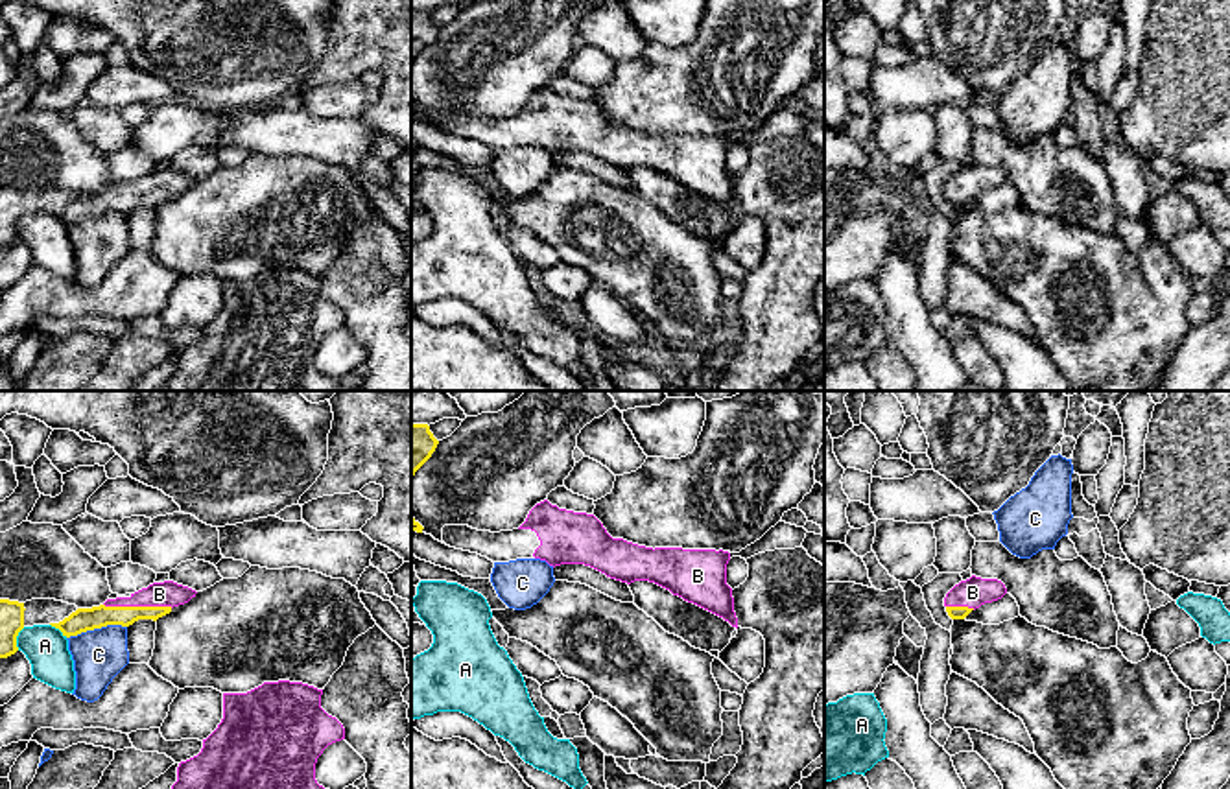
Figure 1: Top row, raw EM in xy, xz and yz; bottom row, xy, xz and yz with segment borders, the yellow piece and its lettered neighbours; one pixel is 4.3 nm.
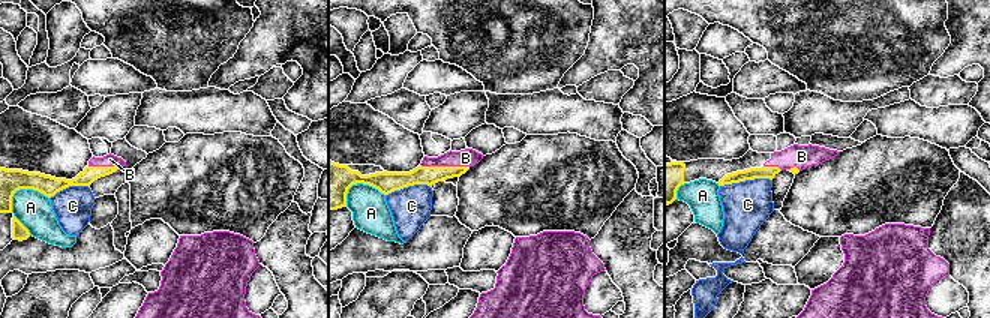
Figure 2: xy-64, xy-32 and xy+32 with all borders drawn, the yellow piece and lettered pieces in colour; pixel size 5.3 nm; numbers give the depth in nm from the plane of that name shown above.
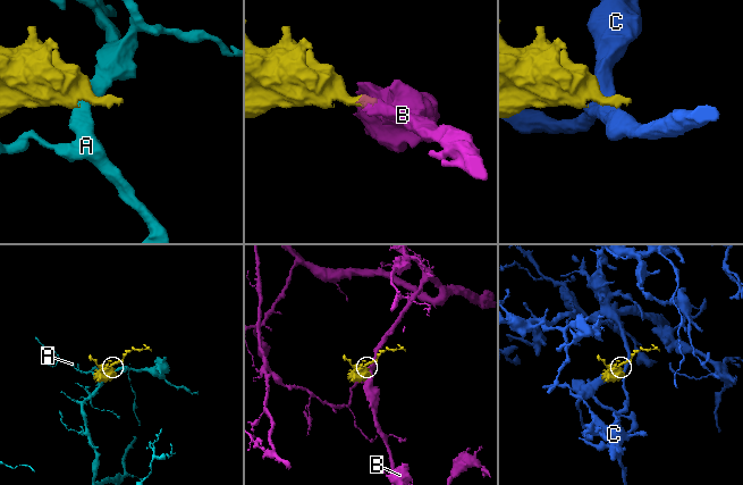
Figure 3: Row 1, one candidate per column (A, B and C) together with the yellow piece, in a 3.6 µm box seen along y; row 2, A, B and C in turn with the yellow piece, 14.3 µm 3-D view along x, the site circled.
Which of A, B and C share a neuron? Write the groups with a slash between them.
A / B / C

